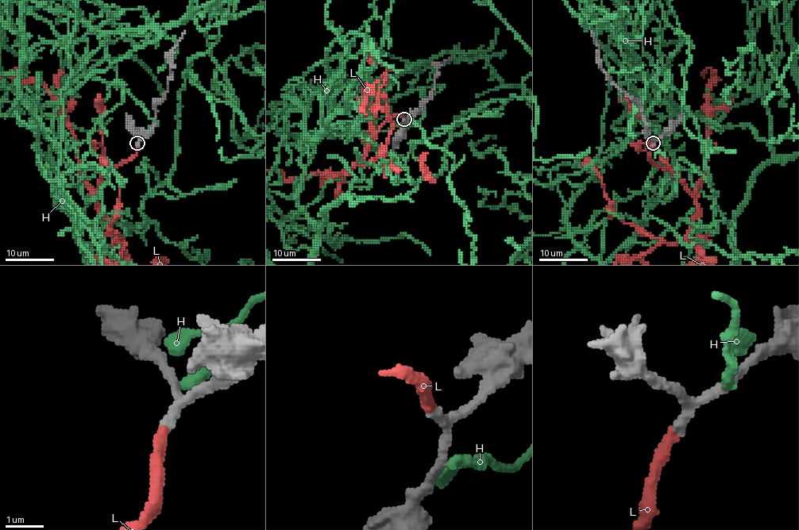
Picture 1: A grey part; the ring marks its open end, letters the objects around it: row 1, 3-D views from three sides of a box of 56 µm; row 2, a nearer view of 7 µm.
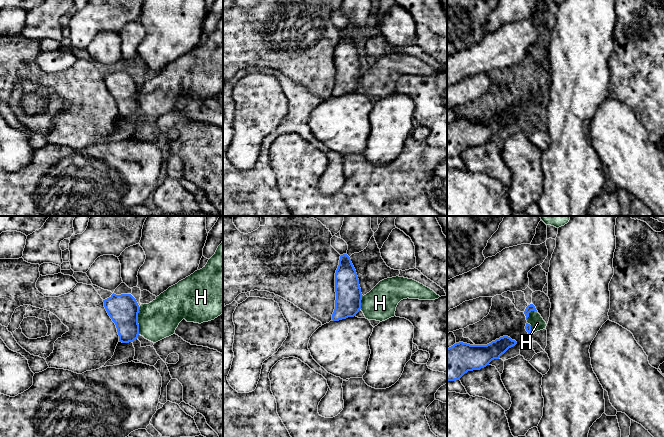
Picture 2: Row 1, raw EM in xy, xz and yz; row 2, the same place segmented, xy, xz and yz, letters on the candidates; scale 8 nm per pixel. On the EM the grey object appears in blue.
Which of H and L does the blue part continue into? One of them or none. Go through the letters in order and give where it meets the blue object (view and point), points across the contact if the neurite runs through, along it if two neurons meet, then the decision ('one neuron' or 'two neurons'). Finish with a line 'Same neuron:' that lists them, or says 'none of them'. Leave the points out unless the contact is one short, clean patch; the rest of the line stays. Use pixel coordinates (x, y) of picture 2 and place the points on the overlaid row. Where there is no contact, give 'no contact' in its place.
H: contact xy (137, 321); border xy (140, 307), (138, 313), (138, 334); two neurons
L: no contact; one neuron
Same neuron: L

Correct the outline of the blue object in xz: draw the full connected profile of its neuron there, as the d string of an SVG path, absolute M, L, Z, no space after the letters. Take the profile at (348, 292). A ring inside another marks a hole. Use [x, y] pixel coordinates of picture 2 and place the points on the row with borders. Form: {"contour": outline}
{"contour": "M347 254L340 256L335 273L335 309L333 321L354 317L361 309L362 293L356 270Z"}

